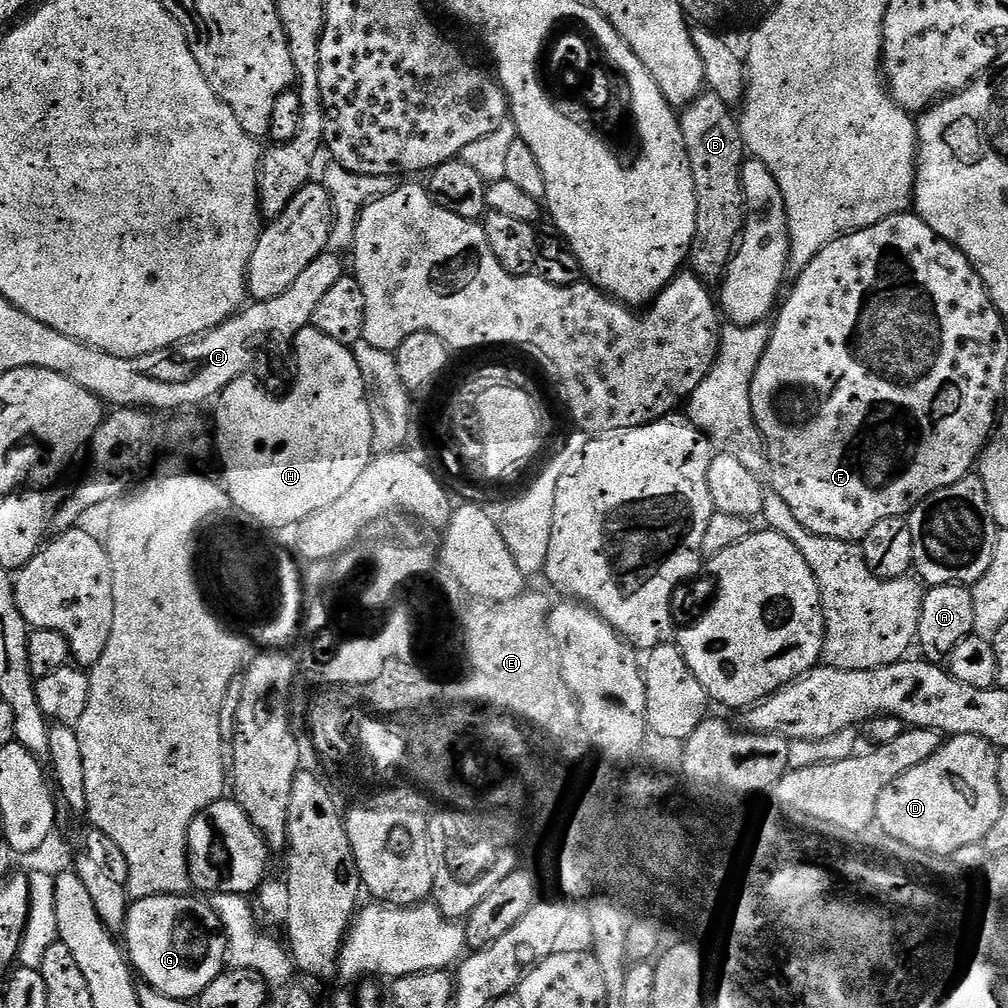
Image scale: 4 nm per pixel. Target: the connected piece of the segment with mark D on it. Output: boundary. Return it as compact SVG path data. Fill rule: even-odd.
M953 736L914 770L906 770L878 798L875 823L887 838L932 855L952 857L962 846L979 844L1006 806L998 790L998 752L989 740Z

